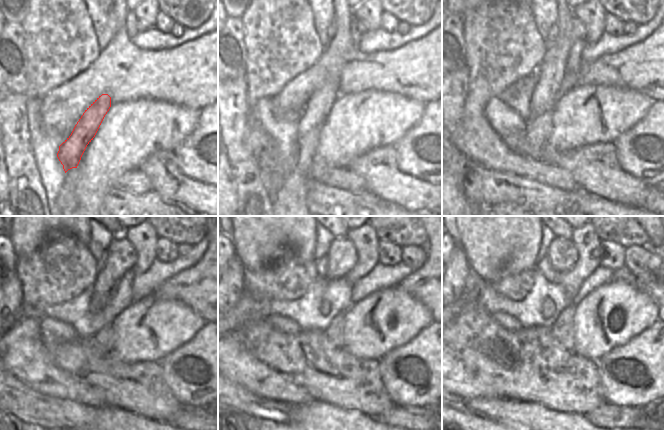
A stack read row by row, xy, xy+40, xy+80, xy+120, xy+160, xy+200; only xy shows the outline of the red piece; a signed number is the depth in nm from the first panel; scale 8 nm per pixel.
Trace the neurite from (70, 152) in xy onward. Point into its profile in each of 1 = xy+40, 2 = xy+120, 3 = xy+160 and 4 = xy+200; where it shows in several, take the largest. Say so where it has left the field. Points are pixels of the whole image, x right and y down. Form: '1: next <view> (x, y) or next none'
1: next xy+40 (320, 104)
2: next xy+120 (121, 255)
3: next xy+160 (342, 256)
4: next xy+200 (562, 253)

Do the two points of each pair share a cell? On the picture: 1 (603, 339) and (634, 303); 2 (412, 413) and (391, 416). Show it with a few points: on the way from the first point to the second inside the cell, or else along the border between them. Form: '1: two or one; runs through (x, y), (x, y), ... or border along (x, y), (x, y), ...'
1: one; runs through (613, 338), (626, 324), (627, 314)
2: one; runs through (407, 416), (396, 416)

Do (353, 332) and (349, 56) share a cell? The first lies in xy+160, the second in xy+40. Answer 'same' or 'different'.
different

